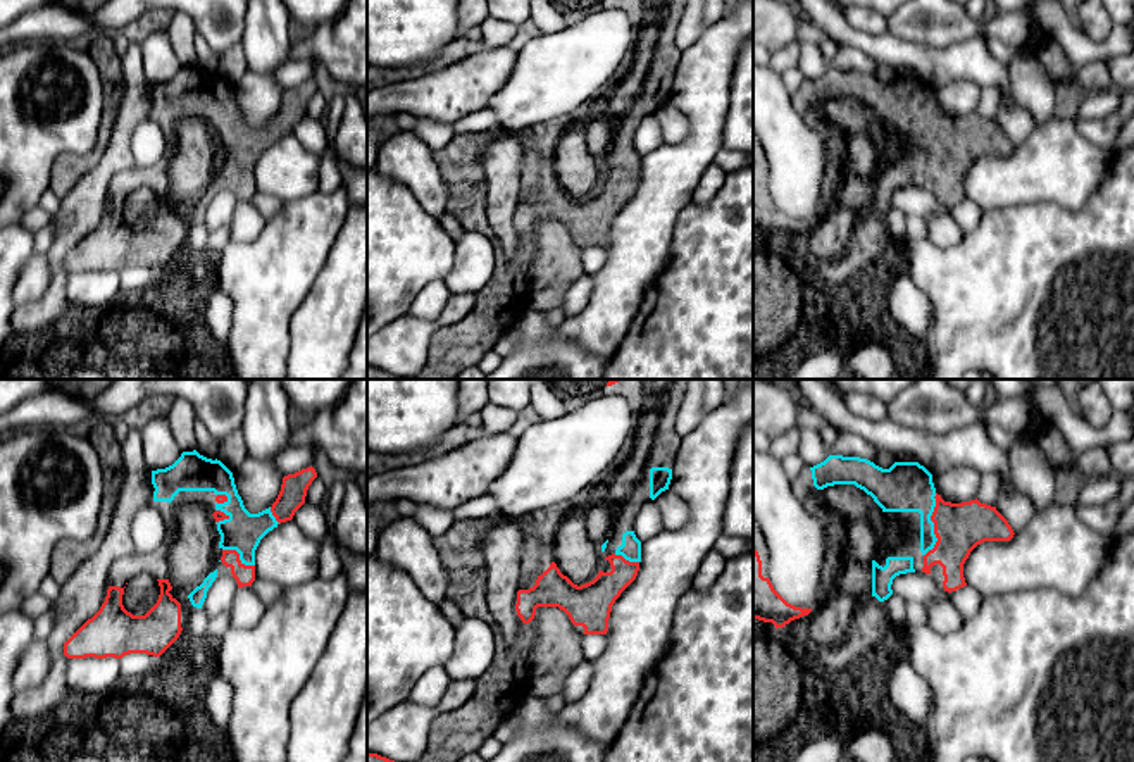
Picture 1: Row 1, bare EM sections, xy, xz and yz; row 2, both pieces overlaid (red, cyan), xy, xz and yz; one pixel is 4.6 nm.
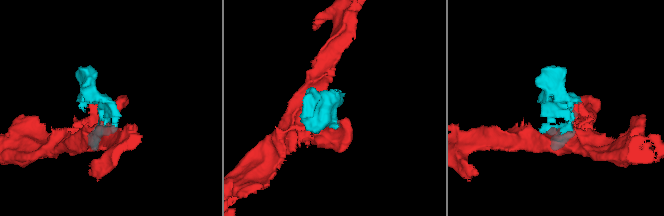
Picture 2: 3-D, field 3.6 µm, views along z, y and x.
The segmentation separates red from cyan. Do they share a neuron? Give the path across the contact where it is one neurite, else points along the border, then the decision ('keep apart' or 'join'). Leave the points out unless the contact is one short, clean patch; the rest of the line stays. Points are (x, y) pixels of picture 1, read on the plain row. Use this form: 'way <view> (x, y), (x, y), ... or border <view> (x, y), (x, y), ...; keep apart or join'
join

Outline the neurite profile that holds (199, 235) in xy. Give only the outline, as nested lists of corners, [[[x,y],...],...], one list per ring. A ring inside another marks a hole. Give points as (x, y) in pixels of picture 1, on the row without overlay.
[[[195,221],[183,245],[183,250],[193,252],[193,253],[203,253],[209,236],[210,236],[210,231],[207,229],[207,226],[203,222]]]

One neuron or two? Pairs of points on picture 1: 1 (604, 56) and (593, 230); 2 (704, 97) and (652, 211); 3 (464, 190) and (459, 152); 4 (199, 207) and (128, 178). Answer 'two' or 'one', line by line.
1: two
2: one
3: one
4: one

